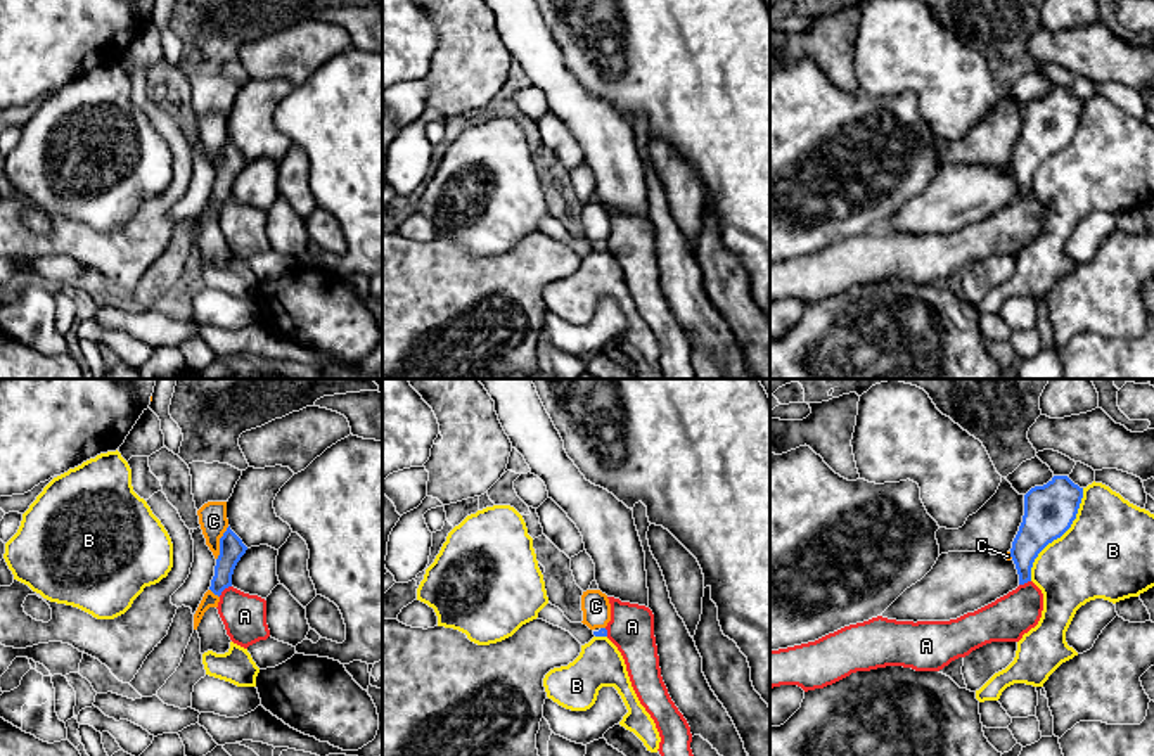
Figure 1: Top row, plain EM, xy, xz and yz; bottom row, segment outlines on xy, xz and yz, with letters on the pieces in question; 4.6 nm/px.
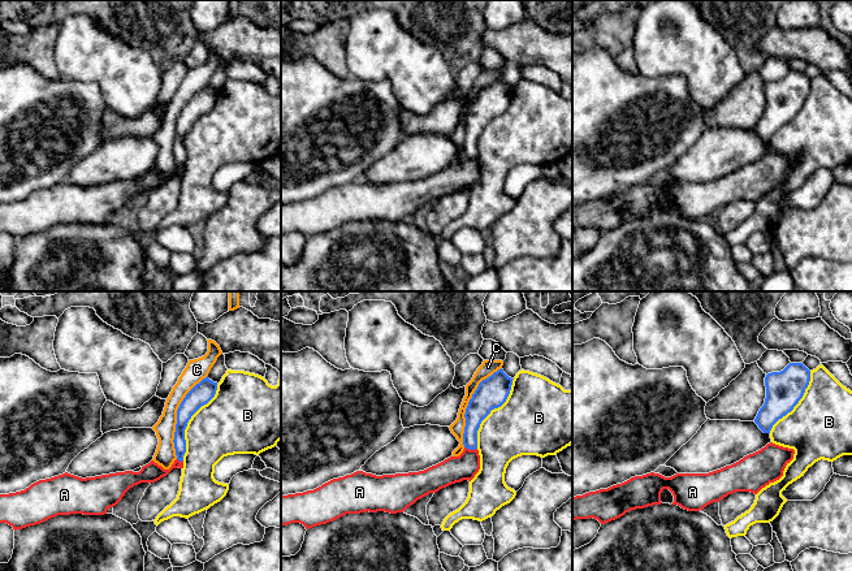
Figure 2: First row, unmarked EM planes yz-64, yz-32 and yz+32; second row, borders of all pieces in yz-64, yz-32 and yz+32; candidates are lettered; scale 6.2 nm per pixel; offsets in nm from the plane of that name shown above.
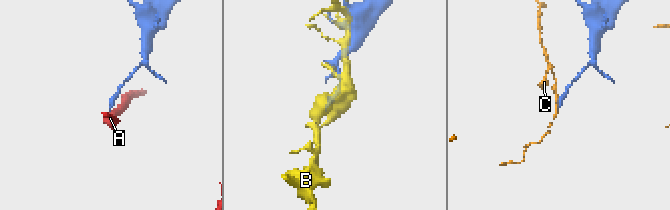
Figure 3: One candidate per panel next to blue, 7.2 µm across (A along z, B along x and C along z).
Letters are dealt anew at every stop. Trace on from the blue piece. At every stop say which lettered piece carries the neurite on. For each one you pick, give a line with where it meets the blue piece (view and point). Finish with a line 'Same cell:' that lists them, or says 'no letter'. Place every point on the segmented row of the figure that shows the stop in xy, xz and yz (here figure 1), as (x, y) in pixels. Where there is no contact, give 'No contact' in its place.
Same cell: no letter

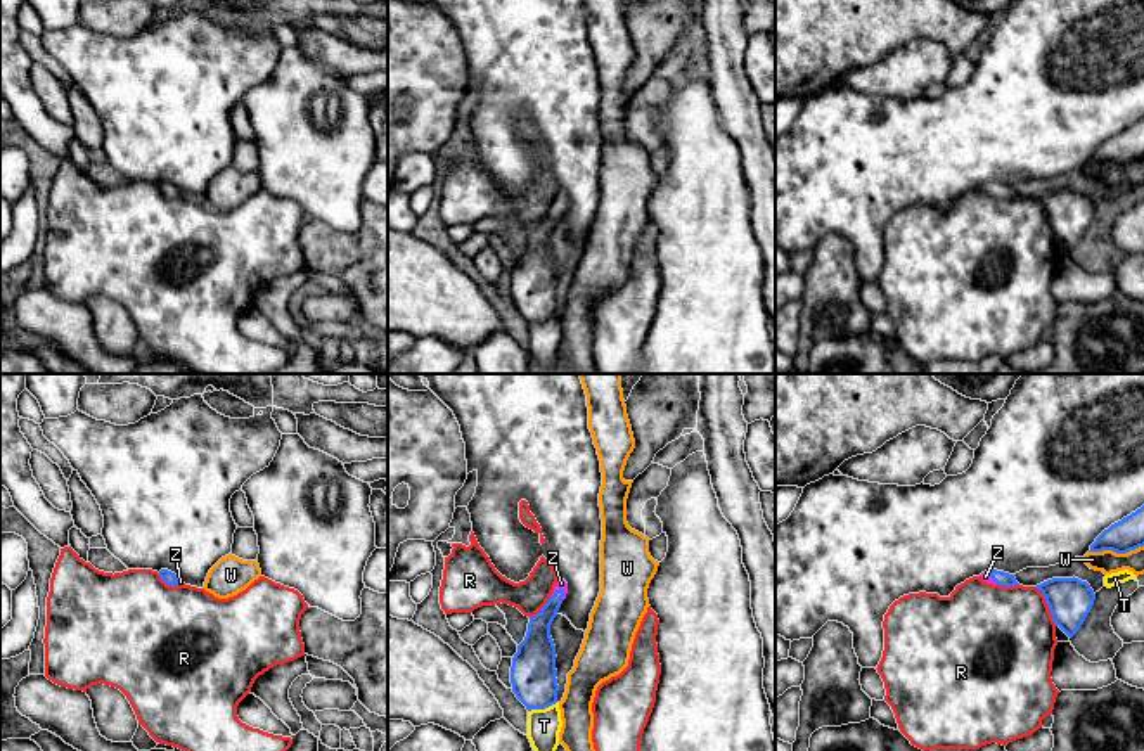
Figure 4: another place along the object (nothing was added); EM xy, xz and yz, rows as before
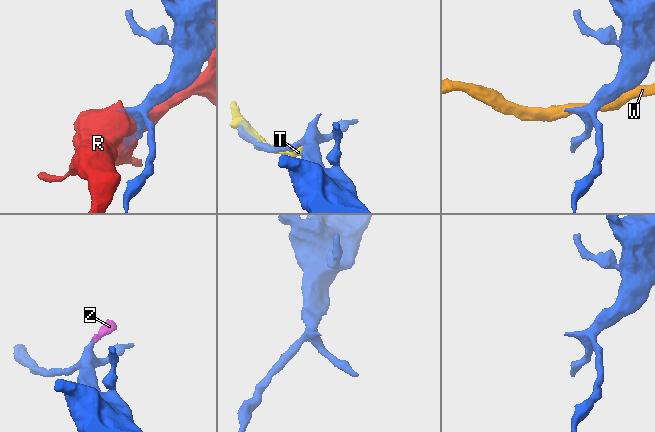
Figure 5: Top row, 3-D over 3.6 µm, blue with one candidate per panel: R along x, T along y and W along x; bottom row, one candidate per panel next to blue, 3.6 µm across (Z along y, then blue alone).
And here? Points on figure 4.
Z: Touches blue at xz (556, 590)
Same cell: Z

